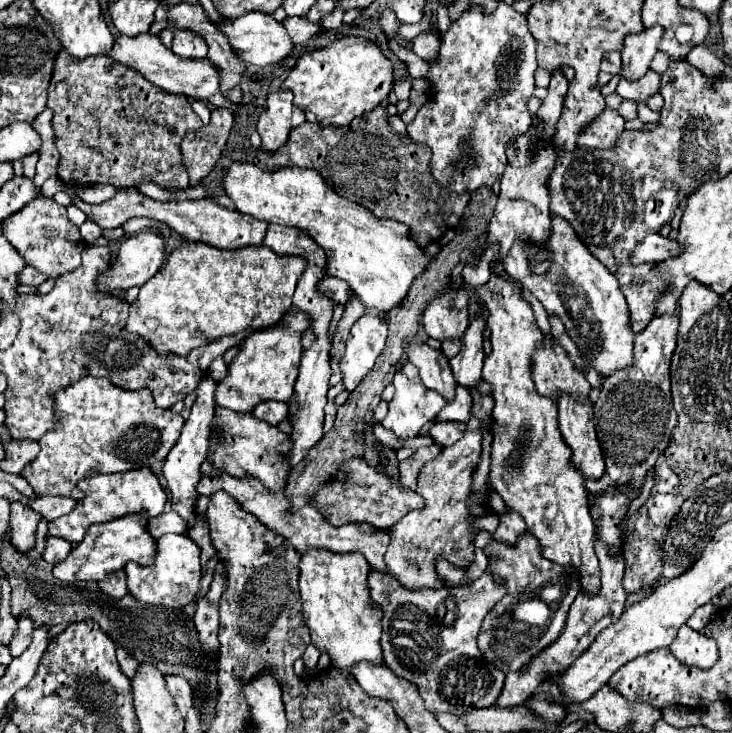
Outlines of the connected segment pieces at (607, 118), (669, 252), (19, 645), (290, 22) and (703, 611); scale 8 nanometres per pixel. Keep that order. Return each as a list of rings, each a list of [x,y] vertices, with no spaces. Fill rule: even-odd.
[[[606,107],[594,121],[584,127],[582,135],[578,137],[578,145],[590,149],[608,149],[612,143],[616,143],[622,129],[624,119],[618,115],[618,111]]]
[[[658,233],[646,235],[642,243],[636,245],[636,249],[632,251],[632,265],[642,265],[642,263],[660,263],[664,259],[676,257],[676,241],[670,241],[668,237],[662,237]]]
[[[20,619],[18,621],[18,629],[14,631],[14,639],[10,643],[10,655],[18,657],[24,653],[24,649],[32,643],[32,621],[30,619]]]
[[[286,17],[284,27],[288,29],[288,33],[292,35],[292,41],[296,45],[304,45],[308,39],[322,35],[326,31],[320,23],[312,23],[306,17]]]
[[[706,603],[706,605],[702,605],[702,607],[696,609],[696,613],[688,619],[686,625],[692,627],[692,629],[696,629],[696,631],[702,631],[706,627],[706,623],[710,621],[712,613],[714,613],[714,605],[712,603]]]

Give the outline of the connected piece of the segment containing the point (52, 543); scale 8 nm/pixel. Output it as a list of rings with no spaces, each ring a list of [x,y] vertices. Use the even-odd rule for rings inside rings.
[[[48,535],[48,537],[46,537],[46,547],[44,547],[42,559],[48,561],[48,563],[52,563],[52,565],[56,565],[60,559],[64,559],[64,555],[68,555],[70,549],[72,549],[72,547],[70,547],[68,541],[64,541],[64,539],[60,539],[60,537]]]

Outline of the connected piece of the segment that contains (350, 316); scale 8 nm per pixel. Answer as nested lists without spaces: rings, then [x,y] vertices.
[[[356,295],[352,297],[352,303],[348,303],[346,305],[346,309],[344,309],[344,315],[340,317],[340,321],[338,321],[338,327],[336,327],[336,333],[334,333],[334,339],[332,339],[332,355],[330,355],[330,365],[332,365],[332,377],[330,377],[330,385],[336,385],[336,383],[340,383],[340,367],[338,367],[338,361],[340,361],[340,357],[338,355],[342,355],[342,351],[344,351],[344,341],[346,341],[346,337],[348,337],[348,331],[350,331],[350,327],[364,315],[364,305],[360,303],[360,299],[356,299]]]

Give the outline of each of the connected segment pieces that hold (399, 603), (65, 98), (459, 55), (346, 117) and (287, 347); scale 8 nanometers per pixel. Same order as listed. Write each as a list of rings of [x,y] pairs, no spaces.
[[[370,571],[368,589],[372,603],[384,609],[384,663],[396,675],[418,685],[428,711],[452,713],[492,707],[502,691],[504,673],[480,659],[476,637],[486,613],[504,597],[504,587],[496,587],[488,571],[470,587],[422,591],[408,591],[388,573]]]
[[[60,51],[56,63],[54,63],[54,73],[50,79],[50,87],[48,87],[48,107],[54,111],[52,117],[52,127],[56,131],[56,145],[60,149],[60,165],[58,165],[58,177],[66,183],[66,185],[96,185],[96,183],[104,183],[104,185],[114,185],[118,189],[126,189],[126,187],[138,187],[144,181],[152,181],[160,187],[172,187],[172,189],[186,189],[188,187],[188,173],[184,171],[182,163],[180,163],[180,141],[188,131],[198,131],[202,127],[200,117],[192,111],[190,101],[186,95],[176,95],[176,93],[168,93],[168,91],[160,91],[160,87],[156,87],[154,83],[148,83],[140,73],[116,63],[114,59],[106,55],[90,56],[85,59],[76,59],[72,55],[68,55],[68,51]]]
[[[500,1],[500,5],[498,5],[498,9],[492,13],[492,15],[480,15],[480,11],[472,11],[472,9],[468,9],[468,11],[464,11],[462,13],[462,17],[456,21],[456,23],[452,23],[450,25],[450,29],[448,29],[448,33],[446,35],[442,35],[440,37],[440,41],[442,41],[442,45],[440,45],[440,57],[438,57],[438,61],[432,61],[430,63],[430,75],[428,75],[428,83],[430,83],[430,91],[432,91],[432,95],[430,95],[430,101],[426,101],[426,105],[424,107],[420,107],[420,111],[416,113],[416,117],[412,119],[412,123],[408,125],[408,135],[410,135],[410,139],[412,141],[420,141],[420,143],[426,143],[430,149],[432,149],[432,163],[430,163],[430,167],[432,167],[432,177],[440,183],[440,185],[444,185],[444,187],[448,187],[448,185],[452,185],[452,191],[454,193],[458,193],[458,195],[462,195],[462,193],[472,193],[472,191],[476,191],[476,189],[480,189],[482,185],[492,185],[492,183],[496,183],[496,181],[500,181],[500,177],[502,177],[502,173],[504,173],[504,169],[506,169],[506,165],[508,165],[508,155],[506,155],[506,147],[508,147],[508,141],[516,141],[522,133],[526,133],[528,129],[530,129],[530,125],[532,125],[532,117],[530,117],[530,113],[528,113],[528,109],[526,109],[526,105],[528,105],[528,99],[532,97],[532,91],[534,91],[534,71],[536,71],[536,41],[532,39],[532,35],[528,33],[528,27],[526,27],[526,15],[522,15],[522,13],[516,13],[510,5],[506,5],[504,1]]]
[[[342,37],[324,49],[306,51],[296,61],[290,75],[284,79],[282,89],[292,91],[292,95],[294,95],[292,103],[304,111],[308,123],[318,123],[320,127],[328,127],[328,125],[350,123],[354,117],[378,107],[378,103],[388,97],[388,93],[392,89],[392,81],[394,81],[392,63],[382,55],[382,51],[374,43],[370,43],[364,37]]]
[[[290,311],[290,315],[284,315],[274,327],[254,331],[244,339],[238,355],[228,365],[228,375],[216,387],[216,403],[236,413],[250,413],[262,401],[290,401],[302,355],[300,337],[306,329],[308,317],[300,311]]]

